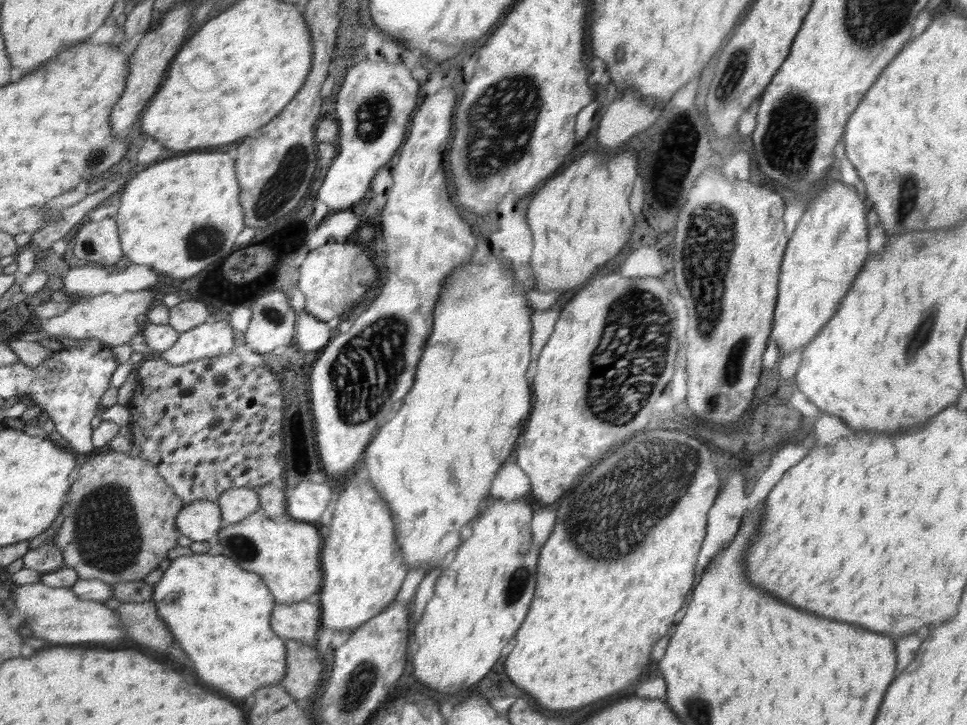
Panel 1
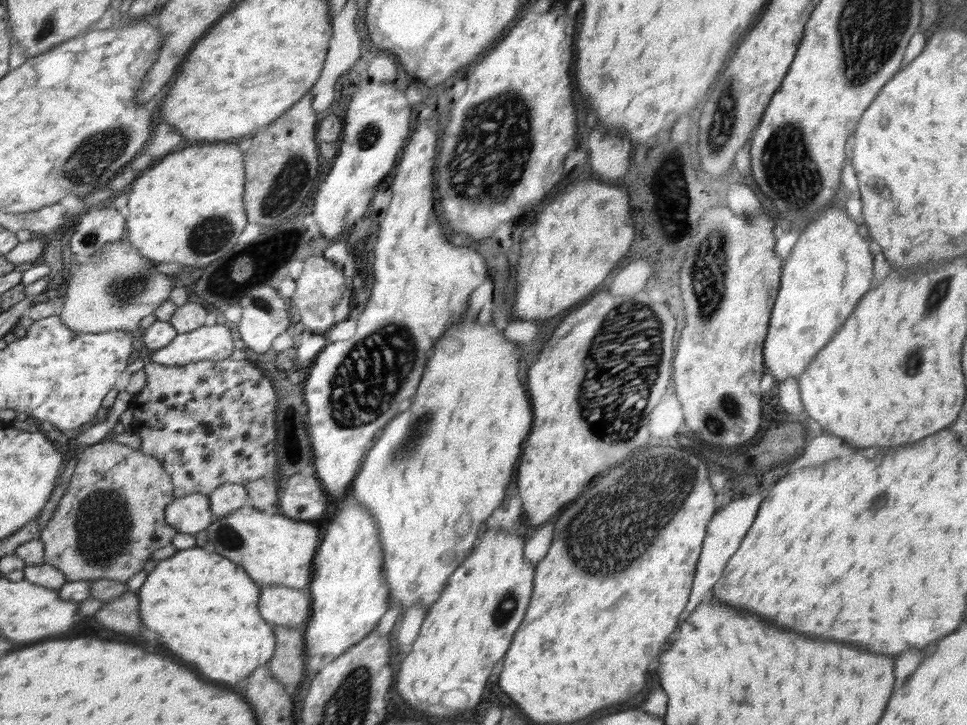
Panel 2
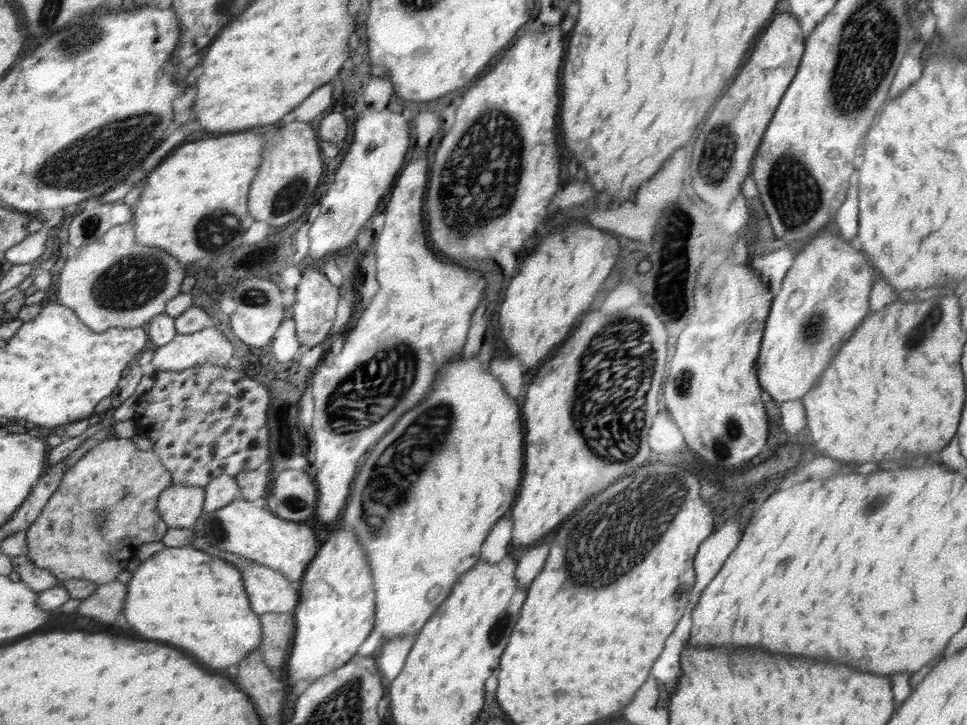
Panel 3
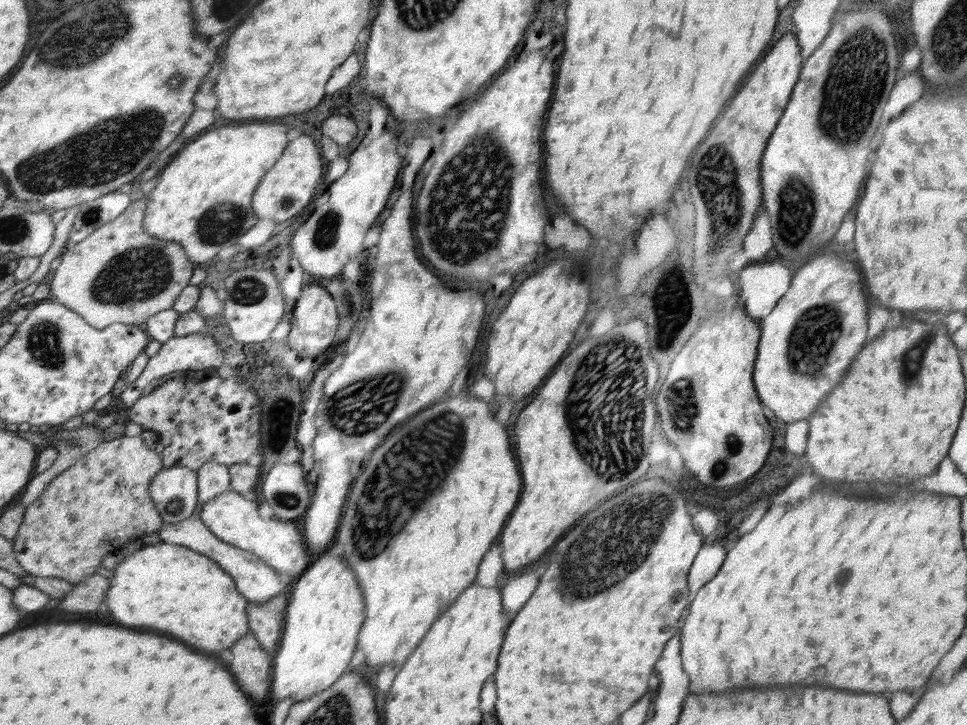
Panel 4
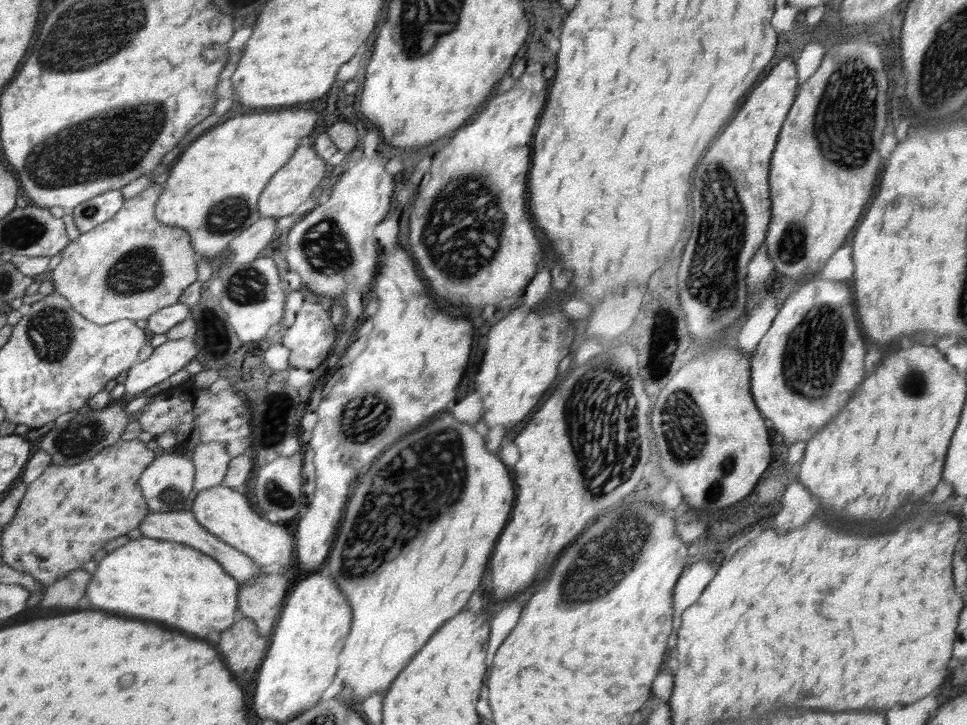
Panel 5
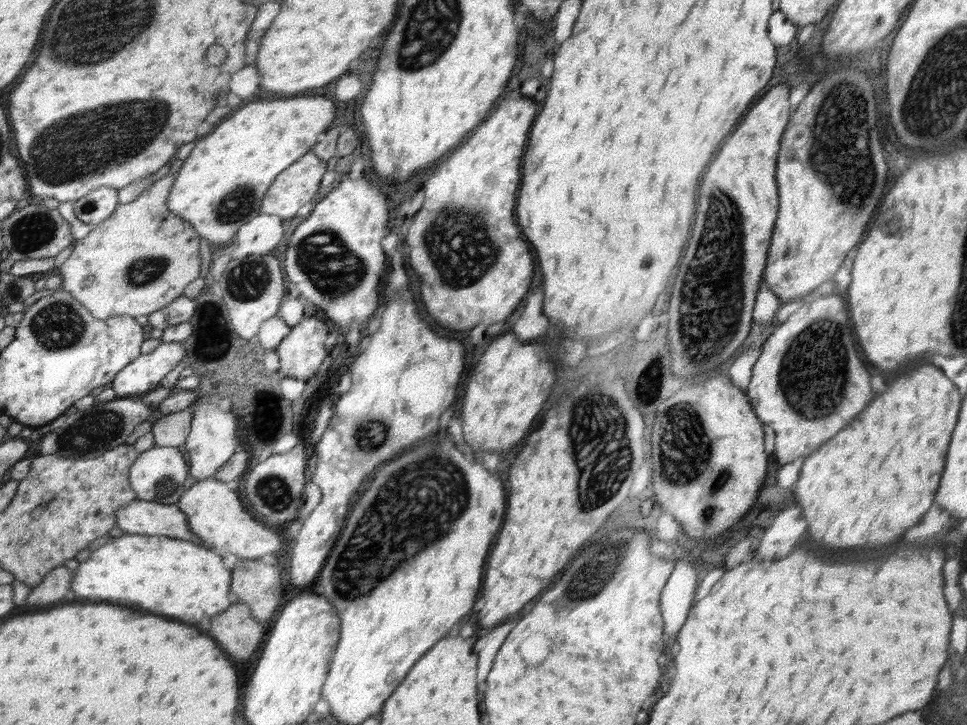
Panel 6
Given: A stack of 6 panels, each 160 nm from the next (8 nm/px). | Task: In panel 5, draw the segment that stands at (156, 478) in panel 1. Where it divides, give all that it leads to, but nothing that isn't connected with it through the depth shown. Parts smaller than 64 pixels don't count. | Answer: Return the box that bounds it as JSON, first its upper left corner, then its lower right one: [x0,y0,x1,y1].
[1,438,157,587]

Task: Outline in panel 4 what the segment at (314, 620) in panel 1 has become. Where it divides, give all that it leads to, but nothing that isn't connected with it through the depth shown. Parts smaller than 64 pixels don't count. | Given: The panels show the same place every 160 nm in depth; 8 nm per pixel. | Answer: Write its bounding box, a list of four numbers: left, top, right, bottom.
[156,515,292,604]

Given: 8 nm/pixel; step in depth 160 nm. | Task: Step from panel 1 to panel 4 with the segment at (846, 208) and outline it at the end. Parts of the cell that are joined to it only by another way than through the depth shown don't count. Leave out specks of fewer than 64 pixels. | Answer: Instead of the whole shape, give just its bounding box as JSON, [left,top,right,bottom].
[753,253,870,422]

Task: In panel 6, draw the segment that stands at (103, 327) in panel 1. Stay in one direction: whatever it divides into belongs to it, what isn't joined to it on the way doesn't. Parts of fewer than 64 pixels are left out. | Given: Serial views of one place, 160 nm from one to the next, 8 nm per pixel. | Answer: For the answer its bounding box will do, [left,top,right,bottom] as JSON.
[58,172,202,320]

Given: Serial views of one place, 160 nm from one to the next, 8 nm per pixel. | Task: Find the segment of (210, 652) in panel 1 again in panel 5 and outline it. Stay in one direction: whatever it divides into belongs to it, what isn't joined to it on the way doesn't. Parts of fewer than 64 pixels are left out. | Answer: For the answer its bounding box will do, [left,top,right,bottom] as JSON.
[86,537,240,638]

